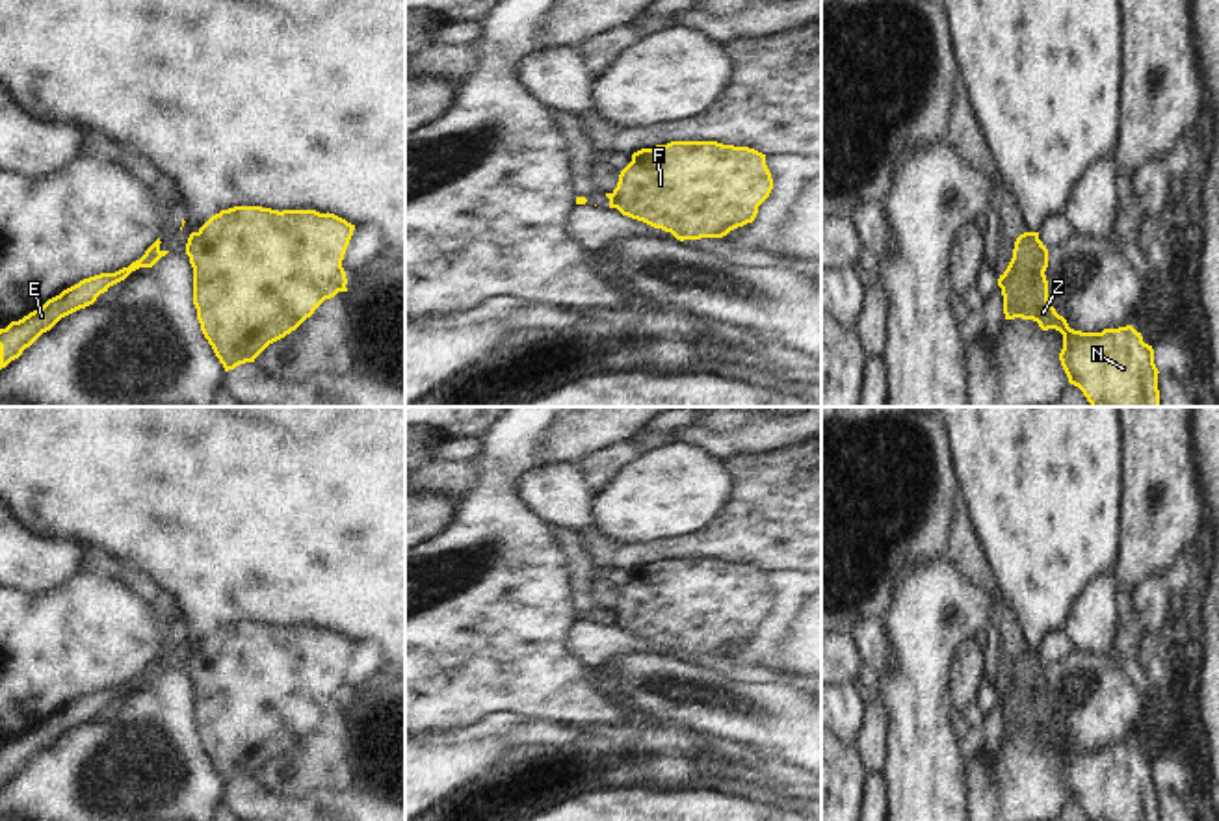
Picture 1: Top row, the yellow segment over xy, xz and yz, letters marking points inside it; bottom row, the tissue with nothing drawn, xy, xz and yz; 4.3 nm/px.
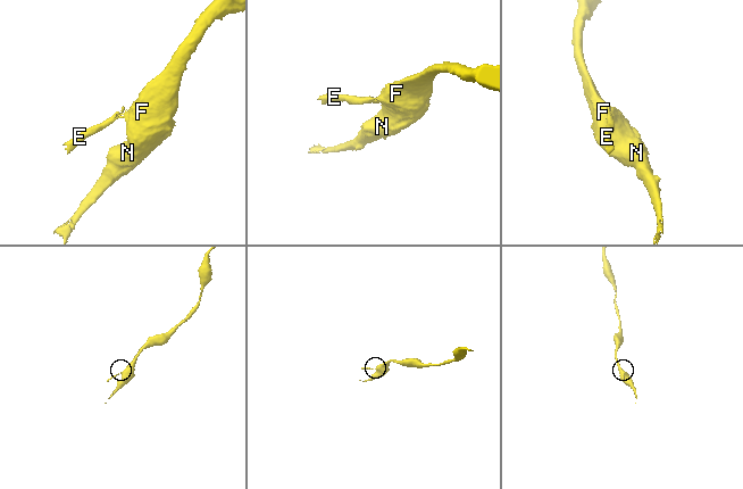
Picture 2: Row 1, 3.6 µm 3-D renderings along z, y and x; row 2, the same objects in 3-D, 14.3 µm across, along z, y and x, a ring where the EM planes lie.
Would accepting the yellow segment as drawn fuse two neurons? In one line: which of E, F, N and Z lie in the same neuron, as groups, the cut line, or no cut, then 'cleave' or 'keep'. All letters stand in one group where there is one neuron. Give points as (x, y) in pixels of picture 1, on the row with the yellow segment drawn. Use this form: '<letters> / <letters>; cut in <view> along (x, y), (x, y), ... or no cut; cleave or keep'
E / F N Z; cut in xy along (197, 233), (186, 247); cleave

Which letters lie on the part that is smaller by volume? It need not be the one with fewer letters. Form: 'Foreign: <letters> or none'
Foreign: E

